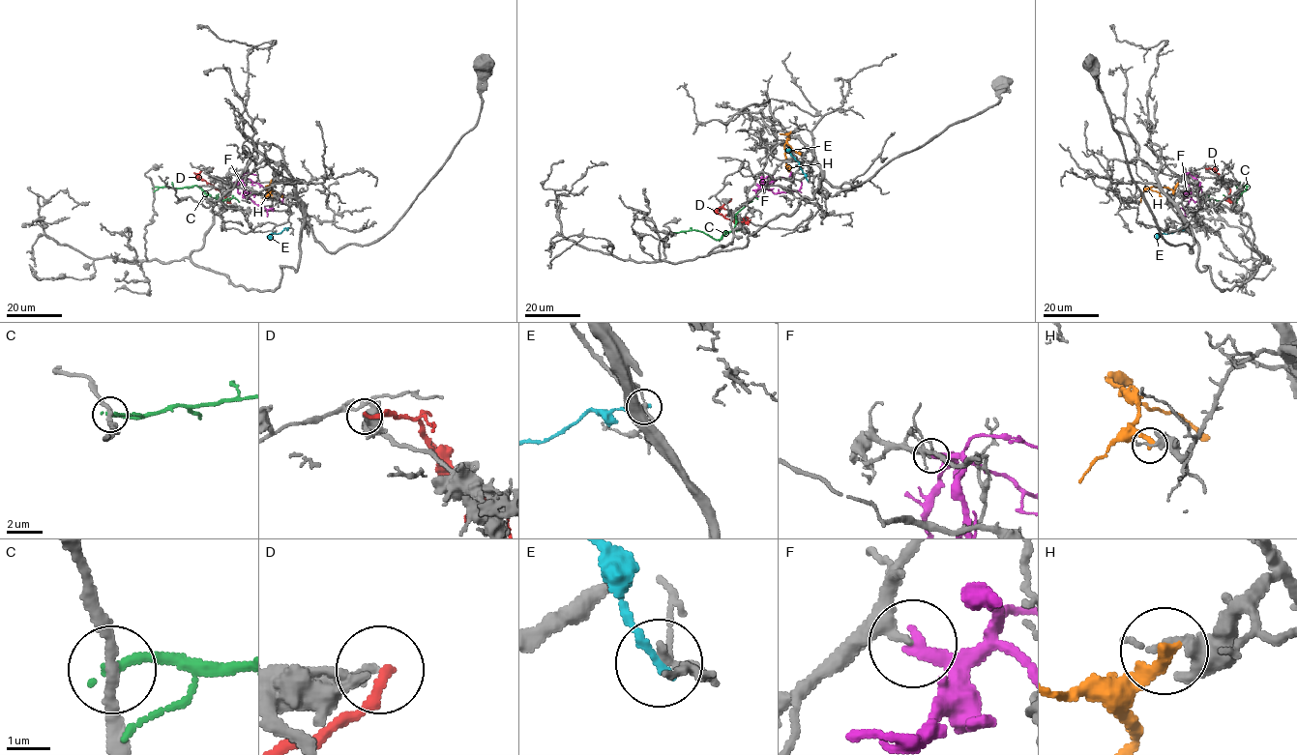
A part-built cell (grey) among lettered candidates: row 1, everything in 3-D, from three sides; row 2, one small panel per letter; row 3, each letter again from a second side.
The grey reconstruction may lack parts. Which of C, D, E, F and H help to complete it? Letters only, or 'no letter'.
no letter

